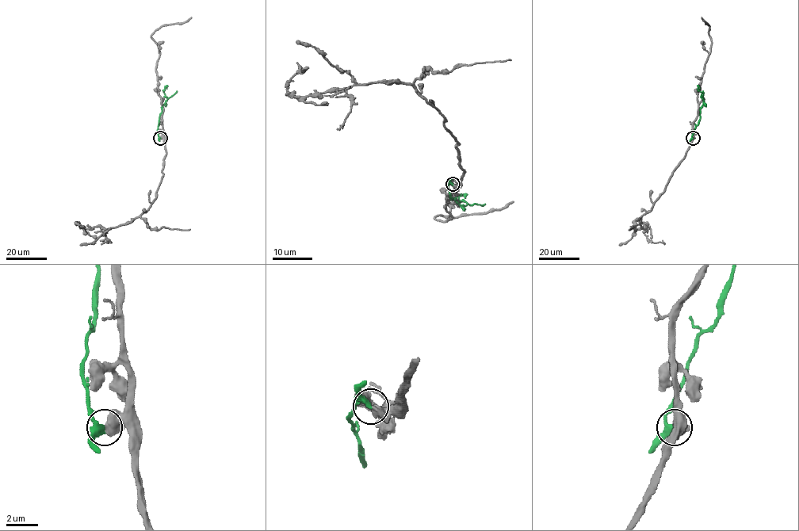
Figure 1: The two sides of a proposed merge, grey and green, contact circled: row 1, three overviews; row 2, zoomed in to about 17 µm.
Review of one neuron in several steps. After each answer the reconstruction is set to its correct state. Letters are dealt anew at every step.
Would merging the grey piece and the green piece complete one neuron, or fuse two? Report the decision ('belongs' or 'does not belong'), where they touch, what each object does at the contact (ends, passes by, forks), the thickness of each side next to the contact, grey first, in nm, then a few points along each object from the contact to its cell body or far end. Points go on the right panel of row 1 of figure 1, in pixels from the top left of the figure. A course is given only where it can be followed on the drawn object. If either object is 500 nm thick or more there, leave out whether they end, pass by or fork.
does not belong; place (693, 138); calibres 600 and 320 nm; course grey (693, 138), (665, 191), (640, 218), (641, 227), (647, 228), (647, 225), (640, 223), (632, 234); course green (693, 138), (703, 104), (697, 86)

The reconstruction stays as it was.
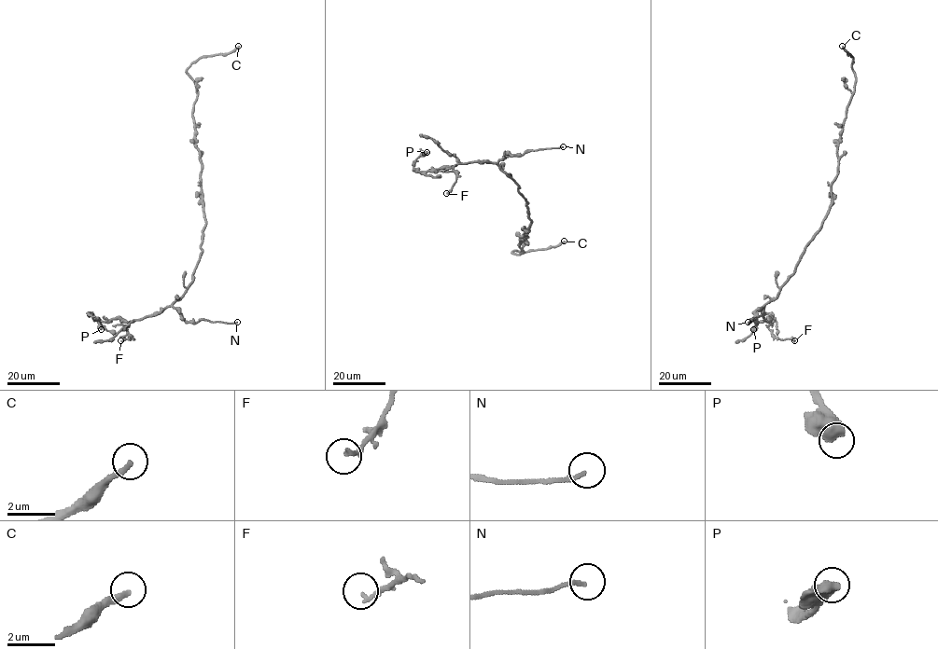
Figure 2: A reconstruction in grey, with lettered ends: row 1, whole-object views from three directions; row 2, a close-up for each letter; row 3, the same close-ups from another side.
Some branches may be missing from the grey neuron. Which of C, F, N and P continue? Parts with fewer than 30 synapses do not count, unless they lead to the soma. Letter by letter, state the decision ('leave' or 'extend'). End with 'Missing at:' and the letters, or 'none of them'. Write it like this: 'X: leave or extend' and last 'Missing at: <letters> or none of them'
C: extend
F: leave
N: leave
P: leave
Missing at: C

